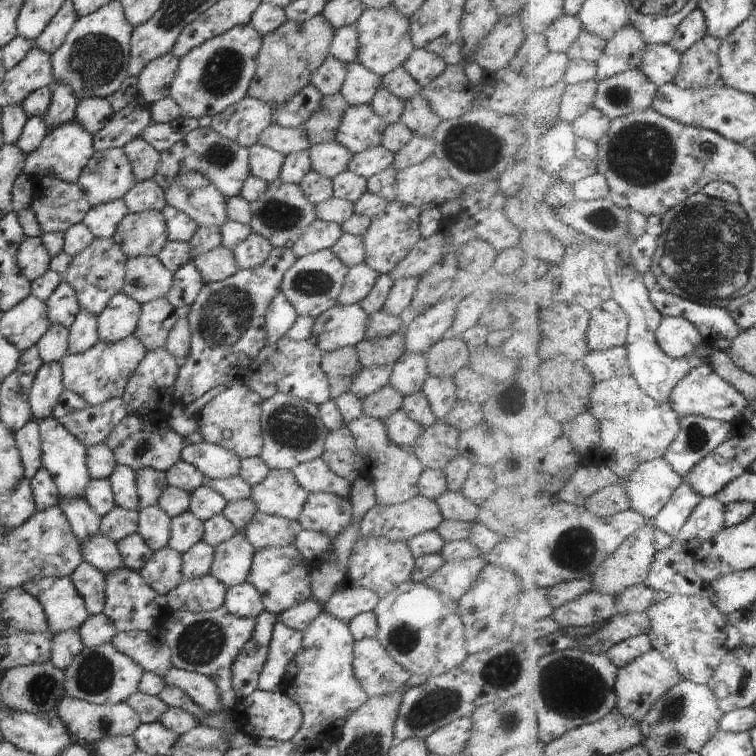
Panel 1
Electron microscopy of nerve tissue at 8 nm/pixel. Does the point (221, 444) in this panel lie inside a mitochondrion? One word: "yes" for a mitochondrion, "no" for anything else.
no

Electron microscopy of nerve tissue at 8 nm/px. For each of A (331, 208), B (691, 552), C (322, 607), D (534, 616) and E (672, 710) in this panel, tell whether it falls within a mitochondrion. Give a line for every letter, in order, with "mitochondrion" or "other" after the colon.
A: other
B: other
C: other
D: other
E: mitochondrion

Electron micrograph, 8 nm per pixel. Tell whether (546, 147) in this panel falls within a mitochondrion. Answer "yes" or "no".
no

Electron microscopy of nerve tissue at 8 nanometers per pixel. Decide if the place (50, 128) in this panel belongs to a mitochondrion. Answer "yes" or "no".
no

